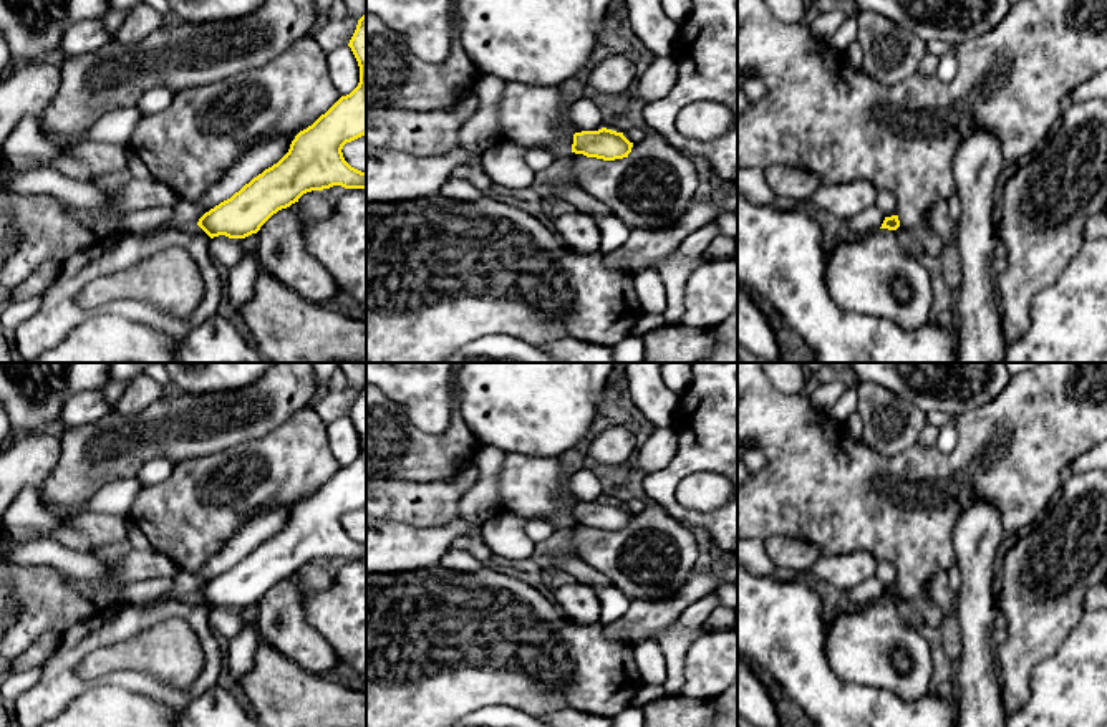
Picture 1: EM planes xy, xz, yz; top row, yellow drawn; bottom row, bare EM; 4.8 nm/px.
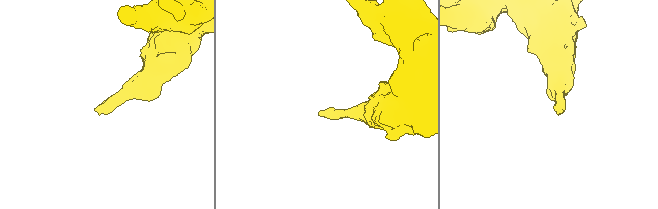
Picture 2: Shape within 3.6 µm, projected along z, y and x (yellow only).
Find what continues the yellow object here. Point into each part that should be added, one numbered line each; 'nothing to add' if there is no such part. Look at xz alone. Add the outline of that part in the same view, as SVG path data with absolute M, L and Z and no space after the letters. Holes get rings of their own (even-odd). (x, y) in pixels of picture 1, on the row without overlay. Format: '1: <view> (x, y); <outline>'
1: xz (532, 487); M505 452L499 474L500 513L525 520L562 520L570 523L573 503L558 457L532 457Z

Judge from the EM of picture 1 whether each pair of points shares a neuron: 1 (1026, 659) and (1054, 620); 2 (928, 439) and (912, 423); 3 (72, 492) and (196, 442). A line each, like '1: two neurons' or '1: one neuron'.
1: one neuron
2: two neurons
3: one neuron

